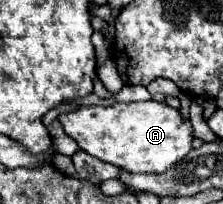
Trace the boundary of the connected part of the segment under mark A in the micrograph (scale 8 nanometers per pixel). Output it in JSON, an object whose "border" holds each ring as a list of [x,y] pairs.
{"border":[[[157,101],[113,103],[107,107],[81,105],[71,113],[61,113],[57,119],[85,153],[129,173],[165,173],[191,151],[191,123],[183,121],[179,109]]]}

